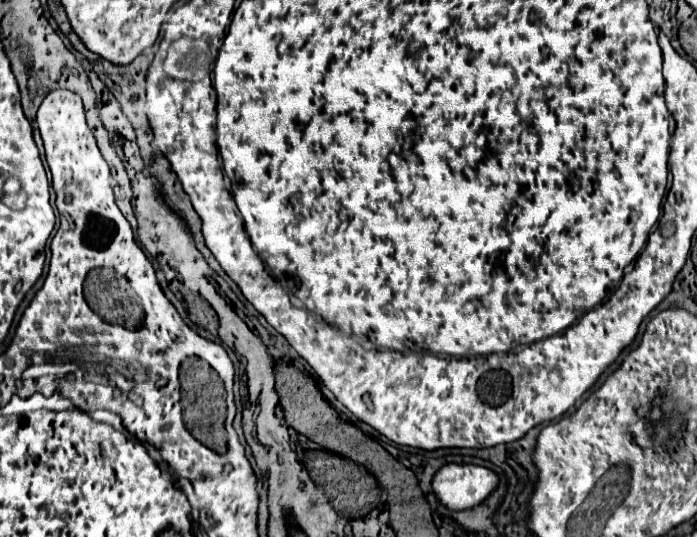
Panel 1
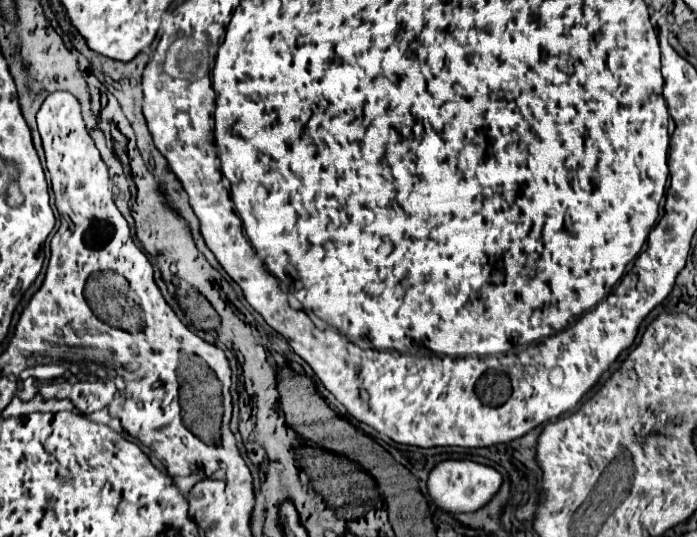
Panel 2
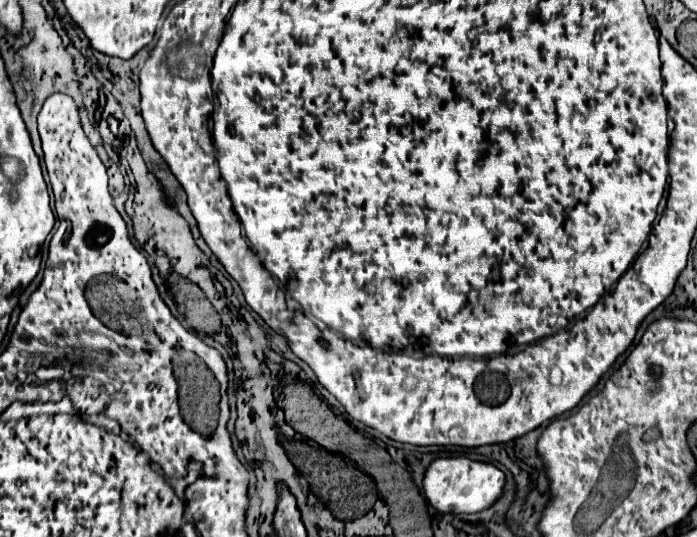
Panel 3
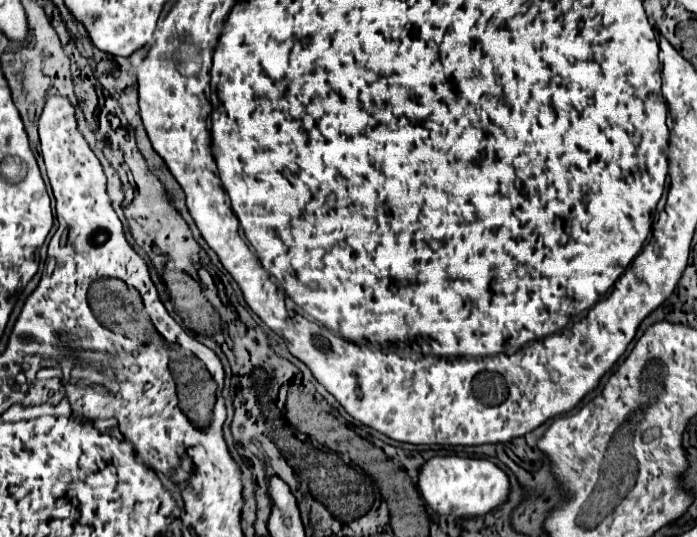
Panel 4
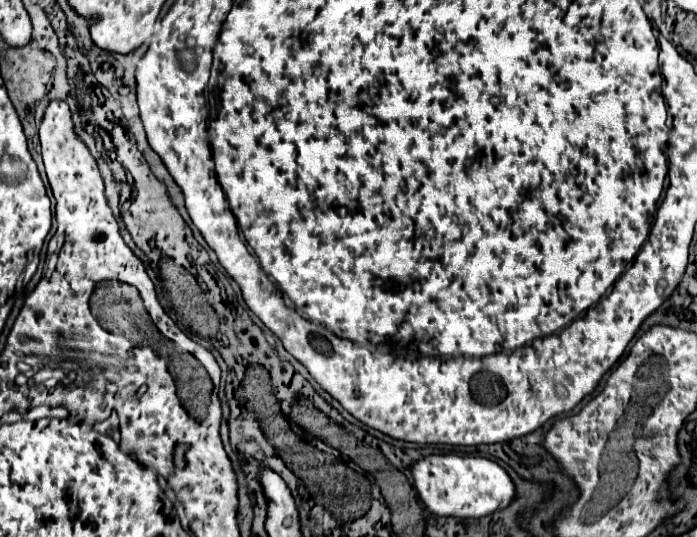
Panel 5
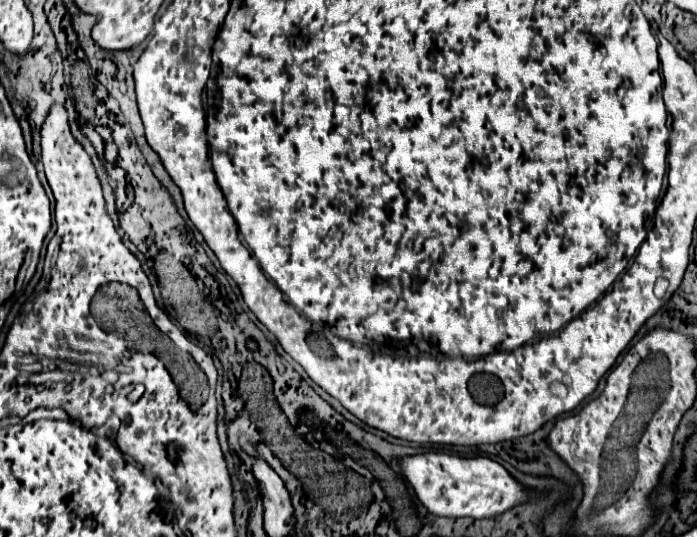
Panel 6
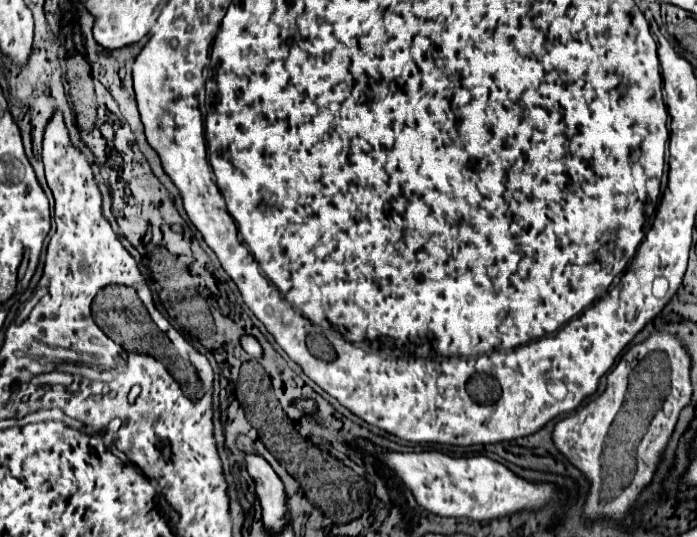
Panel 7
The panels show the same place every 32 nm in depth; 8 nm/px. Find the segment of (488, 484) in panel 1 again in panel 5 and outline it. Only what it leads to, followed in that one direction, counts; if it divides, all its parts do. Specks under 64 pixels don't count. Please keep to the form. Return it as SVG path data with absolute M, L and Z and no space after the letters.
M456 453L432 454L422 460L422 464L412 466L414 476L414 488L420 496L420 500L438 516L458 516L458 518L482 518L488 516L500 508L506 508L514 498L514 484L508 478L508 474L489 458L463 456Z

